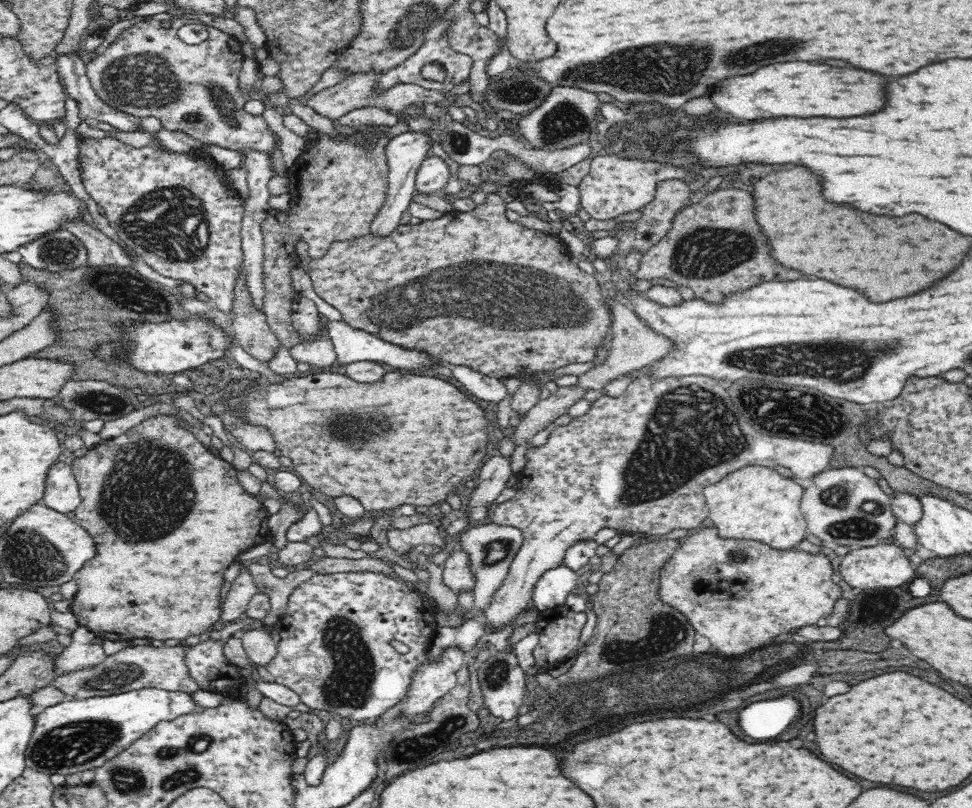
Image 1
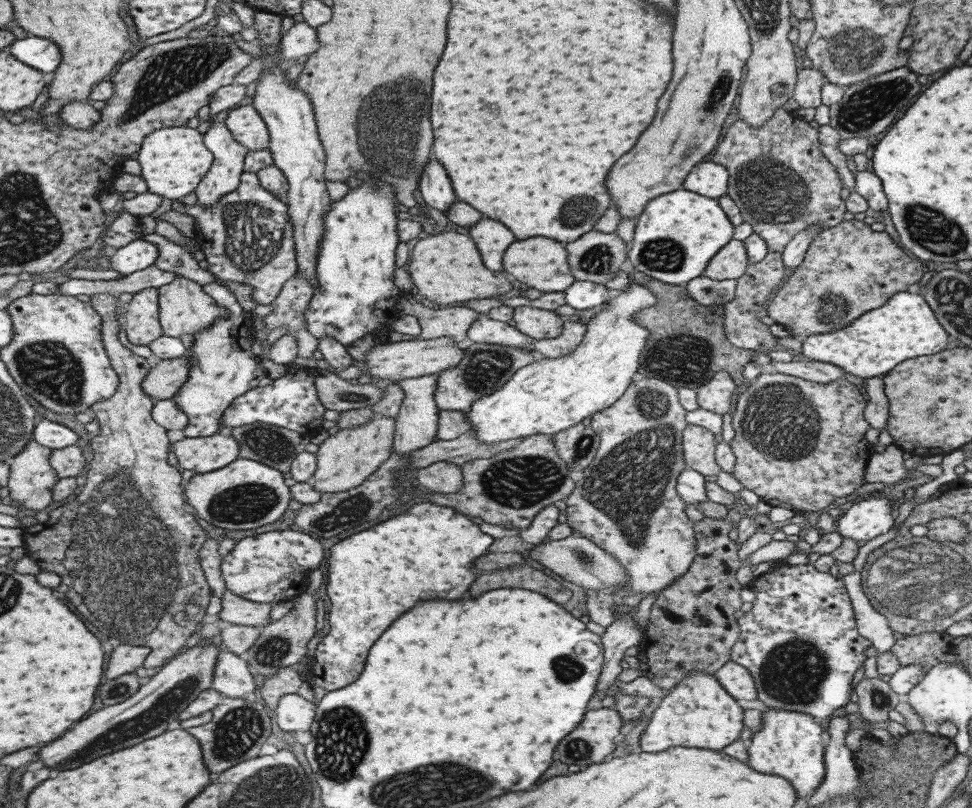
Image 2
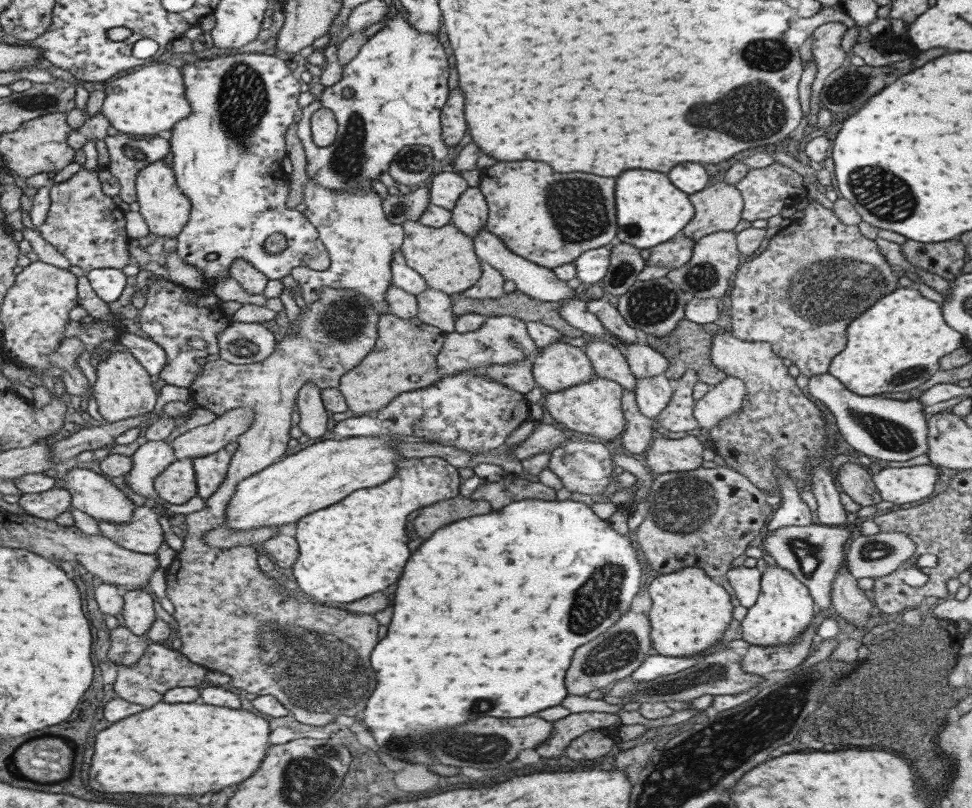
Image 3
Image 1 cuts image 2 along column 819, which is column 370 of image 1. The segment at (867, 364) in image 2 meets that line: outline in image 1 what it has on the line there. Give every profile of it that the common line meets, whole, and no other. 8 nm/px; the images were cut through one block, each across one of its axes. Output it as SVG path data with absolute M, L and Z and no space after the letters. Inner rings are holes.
M300 297L290 308L290 323L294 325L294 329L299 332L301 339L301 344L304 342L312 342L318 338L318 331L322 329L328 329L330 339L332 340L334 351L337 355L338 364L350 364L358 361L368 361L368 362L377 362L382 364L389 364L400 370L401 368L405 369L415 369L421 368L432 368L433 363L438 363L440 360L435 360L435 358L430 357L428 353L422 353L420 351L406 350L398 345L392 345L390 342L385 342L365 330L360 330L350 326L347 322L343 320L340 321L329 321L326 326L321 326L319 322L320 313L314 305L314 301L307 297Z

